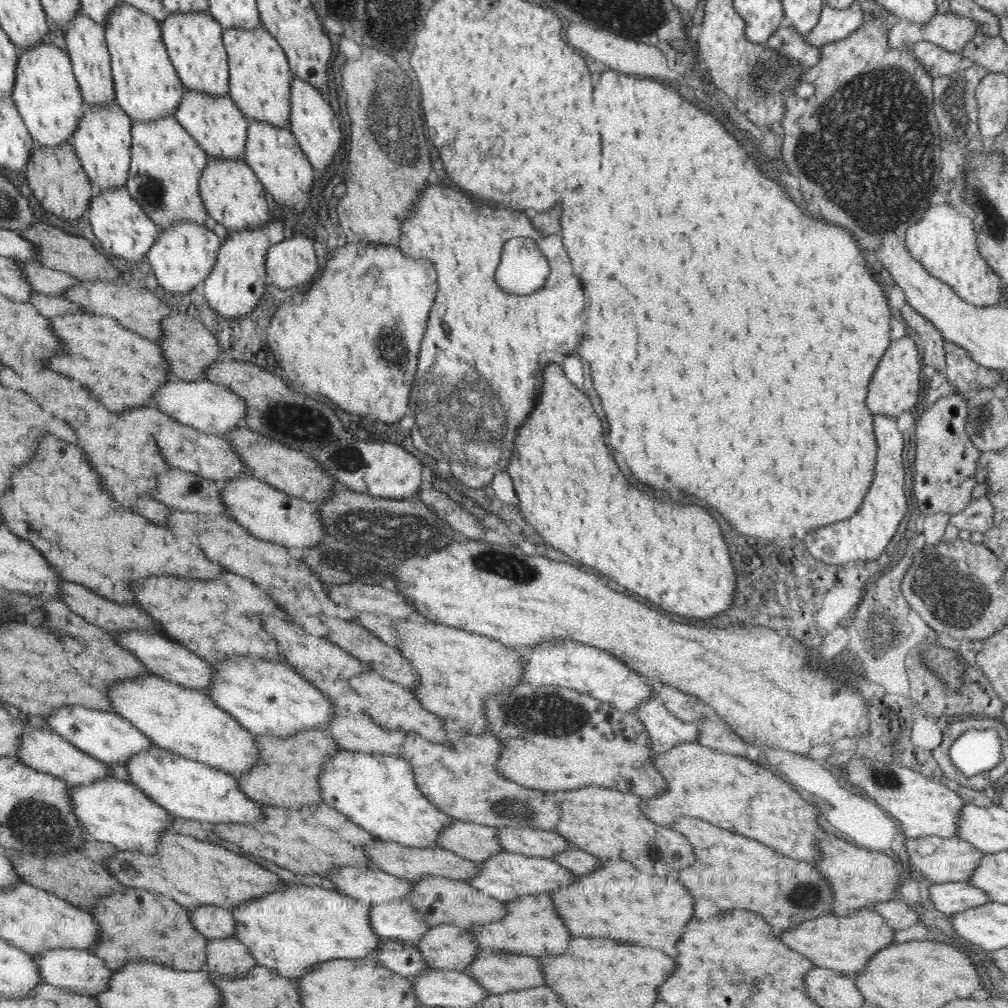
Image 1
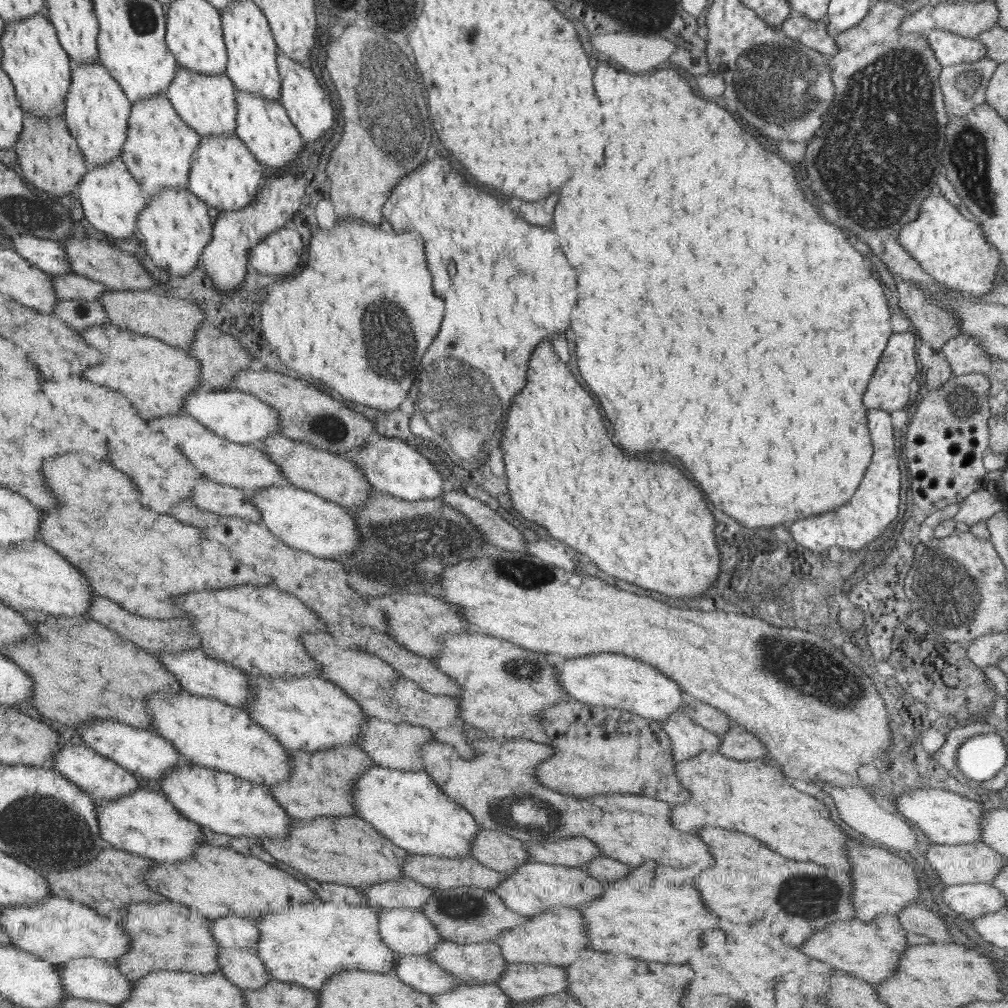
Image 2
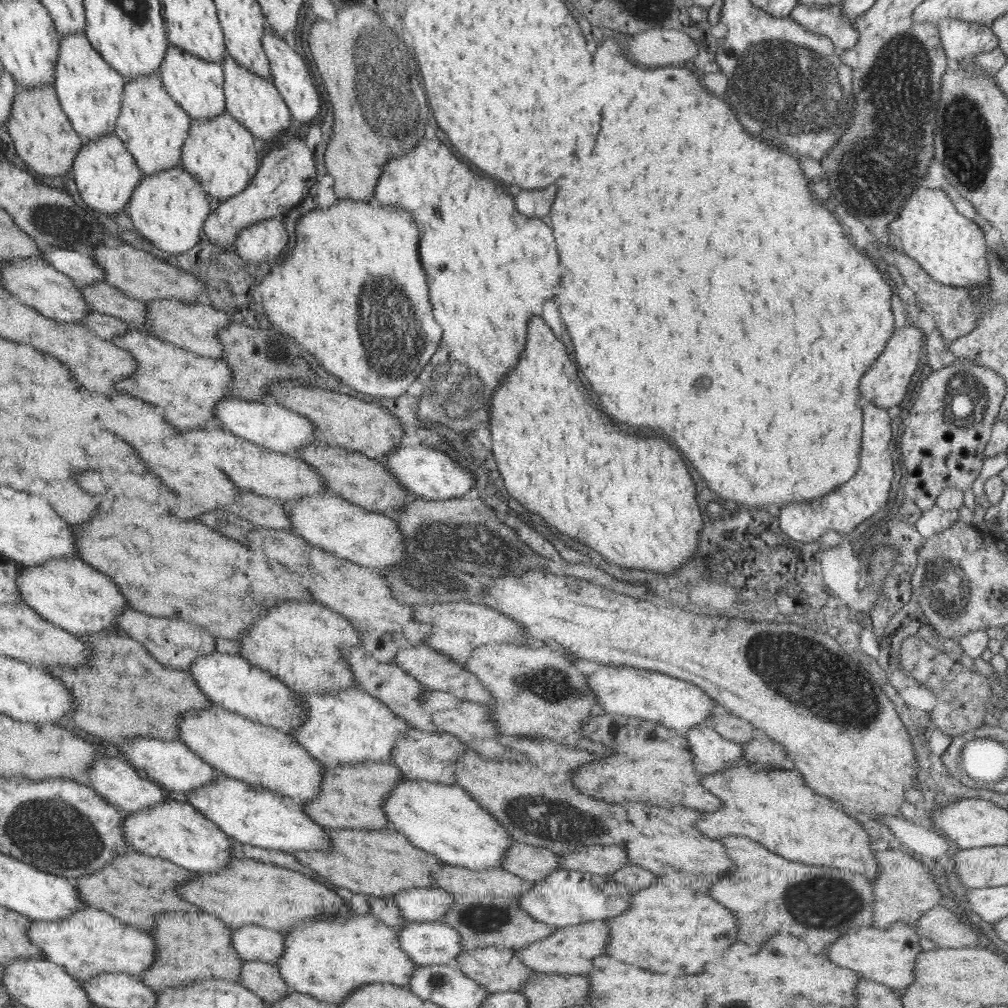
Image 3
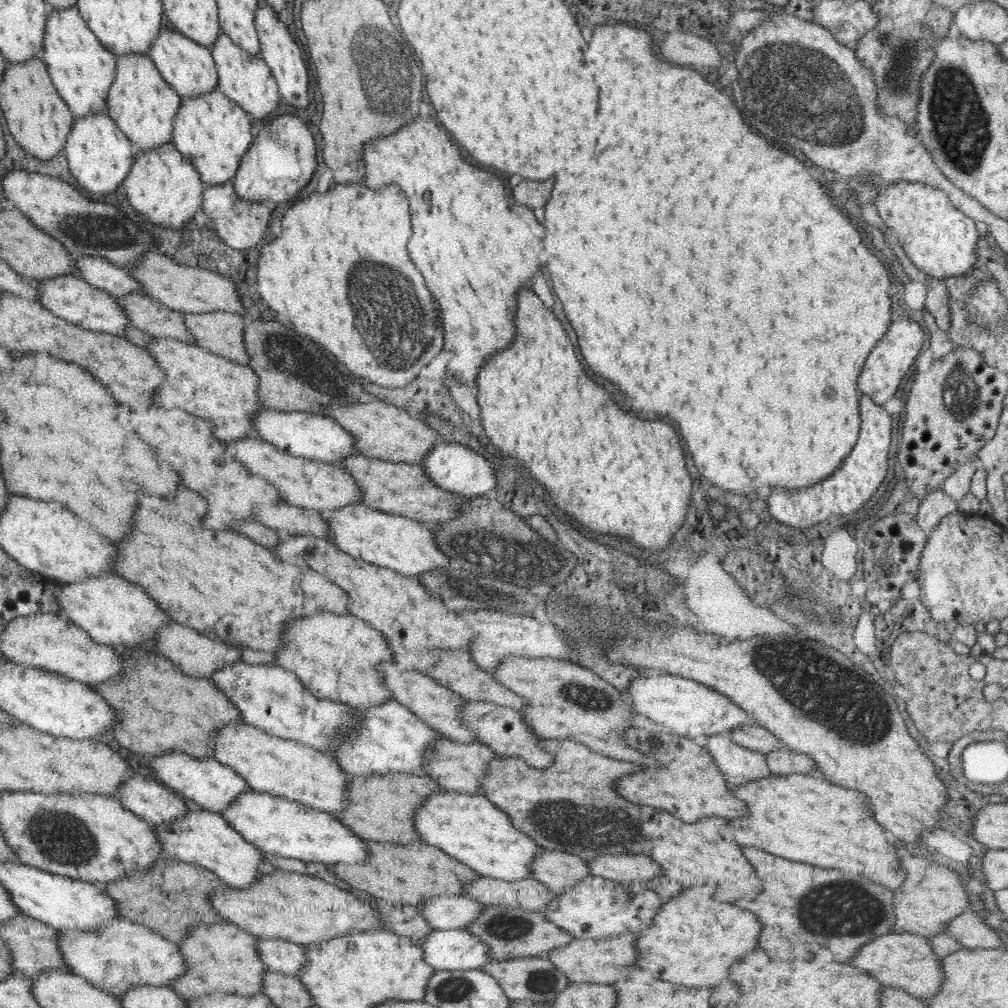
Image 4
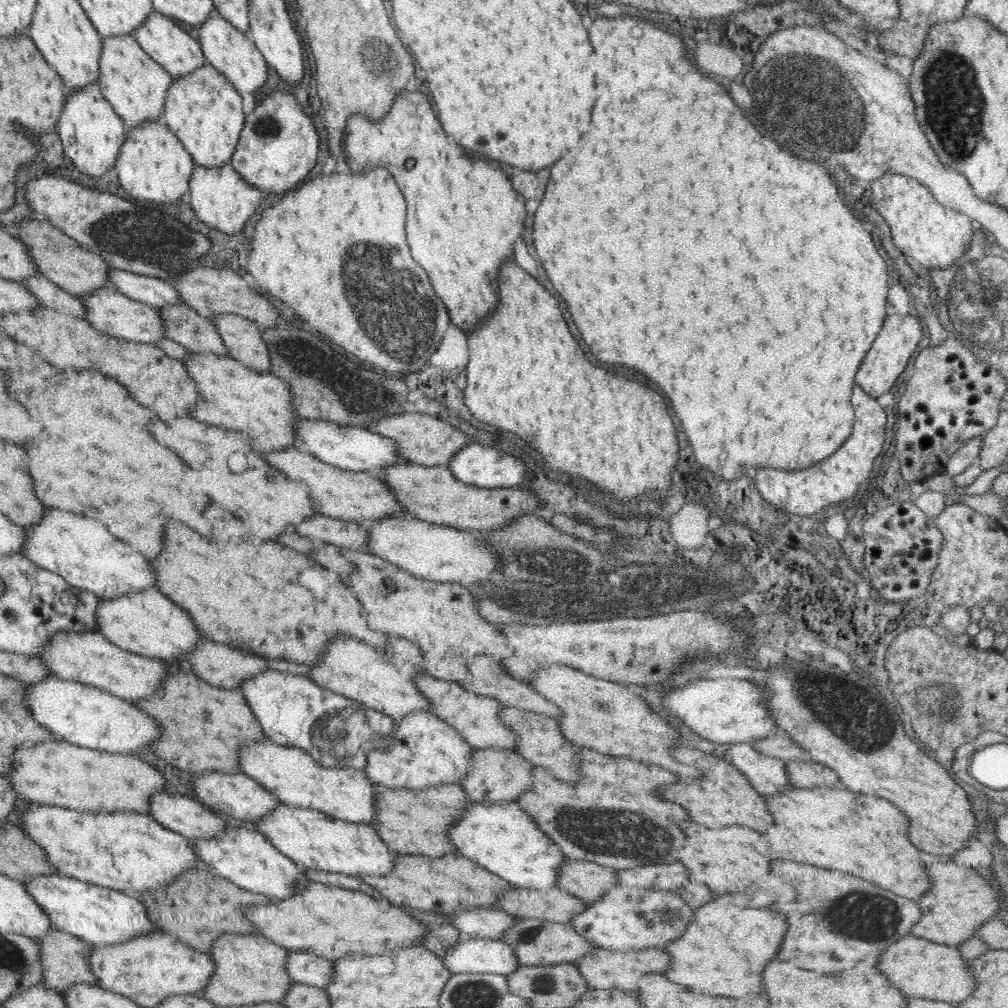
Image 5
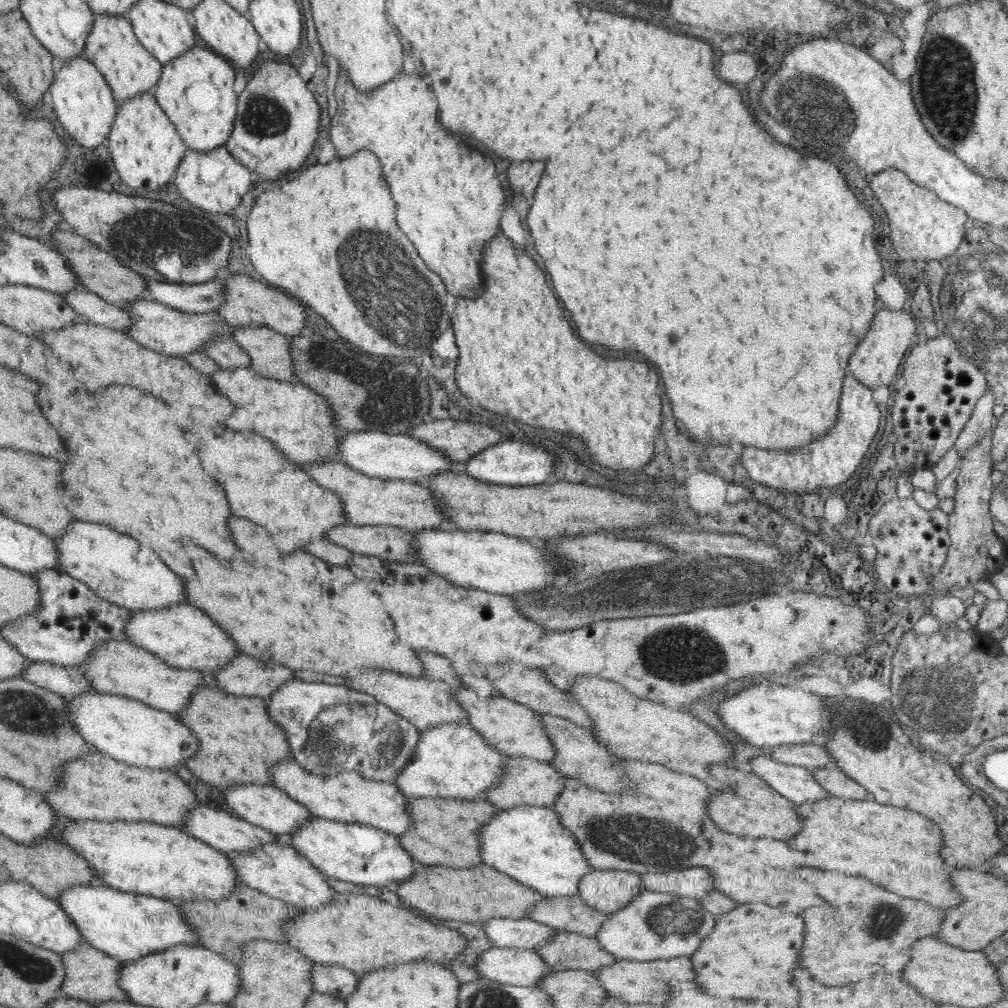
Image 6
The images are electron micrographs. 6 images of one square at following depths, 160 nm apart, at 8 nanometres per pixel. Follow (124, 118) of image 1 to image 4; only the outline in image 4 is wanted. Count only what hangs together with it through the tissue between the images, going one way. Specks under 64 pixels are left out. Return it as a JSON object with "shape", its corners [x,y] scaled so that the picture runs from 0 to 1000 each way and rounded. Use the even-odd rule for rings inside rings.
{"shape":[[[76,5],[49,14],[42,59],[48,64],[58,93],[73,110],[73,117],[107,111],[107,91],[116,77],[116,57],[89,30]]]}

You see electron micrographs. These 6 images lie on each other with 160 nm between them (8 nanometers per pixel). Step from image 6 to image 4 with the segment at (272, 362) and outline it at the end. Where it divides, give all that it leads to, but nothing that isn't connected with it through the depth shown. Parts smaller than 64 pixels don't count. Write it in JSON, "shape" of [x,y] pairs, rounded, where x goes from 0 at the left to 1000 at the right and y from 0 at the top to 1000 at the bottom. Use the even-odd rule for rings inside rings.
{"shape":[[[204,310],[198,312],[184,311],[184,320],[192,337],[188,338],[198,344],[206,346],[209,350],[222,355],[246,362],[249,356],[243,342],[242,316],[239,312],[228,310]]]}

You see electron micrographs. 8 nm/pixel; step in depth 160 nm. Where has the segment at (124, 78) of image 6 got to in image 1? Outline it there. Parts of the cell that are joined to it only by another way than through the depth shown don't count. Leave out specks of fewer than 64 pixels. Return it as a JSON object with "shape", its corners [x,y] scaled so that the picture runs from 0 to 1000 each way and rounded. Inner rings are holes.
{"shape":[[[174,114],[154,120],[131,120],[131,157],[125,186],[160,228],[177,219],[202,222],[206,209],[198,191],[198,177],[206,165],[206,153],[176,120]]]}

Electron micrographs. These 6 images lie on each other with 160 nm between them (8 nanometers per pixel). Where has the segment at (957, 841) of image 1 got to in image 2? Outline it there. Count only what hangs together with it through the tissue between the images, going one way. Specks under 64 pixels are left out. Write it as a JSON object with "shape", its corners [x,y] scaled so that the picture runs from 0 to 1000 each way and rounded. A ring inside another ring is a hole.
{"shape":[[[972,834],[962,837],[933,838],[925,836],[919,851],[928,863],[929,873],[940,880],[956,877],[984,876],[988,868],[999,858],[999,851]]]}

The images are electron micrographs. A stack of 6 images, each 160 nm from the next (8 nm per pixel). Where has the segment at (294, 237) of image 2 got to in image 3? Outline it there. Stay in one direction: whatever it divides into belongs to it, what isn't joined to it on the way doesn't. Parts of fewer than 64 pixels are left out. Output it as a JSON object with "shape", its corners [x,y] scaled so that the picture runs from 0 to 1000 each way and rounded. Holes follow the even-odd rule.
{"shape":[[[268,217],[247,224],[235,232],[232,249],[242,258],[258,262],[266,258],[274,258],[286,242],[286,232],[280,220]]]}

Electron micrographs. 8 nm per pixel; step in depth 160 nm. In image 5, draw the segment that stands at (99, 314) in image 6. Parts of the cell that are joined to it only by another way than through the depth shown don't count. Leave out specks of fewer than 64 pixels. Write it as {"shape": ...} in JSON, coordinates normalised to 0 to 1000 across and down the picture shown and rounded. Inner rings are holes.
{"shape":[[[35,273],[20,281],[31,288],[31,291],[41,301],[42,306],[69,312],[73,315],[83,316],[86,313],[86,306],[81,300],[81,296],[77,296],[62,285],[55,283],[49,276]]]}

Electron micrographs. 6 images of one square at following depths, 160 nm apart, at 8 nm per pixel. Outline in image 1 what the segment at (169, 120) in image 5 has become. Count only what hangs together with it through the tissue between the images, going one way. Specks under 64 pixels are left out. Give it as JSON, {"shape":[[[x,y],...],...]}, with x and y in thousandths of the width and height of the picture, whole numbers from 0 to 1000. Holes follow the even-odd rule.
{"shape":[[[206,155],[206,165],[199,173],[198,191],[208,216],[226,229],[241,229],[263,223],[270,216],[270,206],[264,198],[263,185],[243,159]]]}

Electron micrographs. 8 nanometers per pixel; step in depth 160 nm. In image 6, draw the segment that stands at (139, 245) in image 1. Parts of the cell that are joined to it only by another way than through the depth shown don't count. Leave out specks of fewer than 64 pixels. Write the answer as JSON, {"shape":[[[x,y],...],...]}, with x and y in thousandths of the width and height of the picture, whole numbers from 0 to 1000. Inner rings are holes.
{"shape":[[[79,55],[72,60],[60,62],[58,75],[49,85],[47,97],[63,129],[79,145],[93,149],[99,143],[106,142],[107,133],[115,119],[117,101],[107,79],[91,61]]]}

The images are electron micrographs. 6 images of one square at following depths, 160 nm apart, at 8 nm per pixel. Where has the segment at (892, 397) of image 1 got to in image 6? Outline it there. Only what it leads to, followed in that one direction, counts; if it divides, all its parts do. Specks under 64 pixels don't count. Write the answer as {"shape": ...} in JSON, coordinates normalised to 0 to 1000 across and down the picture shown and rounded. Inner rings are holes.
{"shape":[[[871,306],[871,310],[868,310],[868,314],[863,320],[861,329],[857,335],[851,338],[847,351],[843,354],[843,359],[841,360],[843,369],[841,370],[851,379],[865,387],[872,383],[877,383],[877,381],[882,382],[887,373],[891,371],[893,359],[895,359],[899,347],[905,341],[907,329],[911,328],[907,320],[907,313],[901,307],[886,309],[881,306],[877,308]]]}

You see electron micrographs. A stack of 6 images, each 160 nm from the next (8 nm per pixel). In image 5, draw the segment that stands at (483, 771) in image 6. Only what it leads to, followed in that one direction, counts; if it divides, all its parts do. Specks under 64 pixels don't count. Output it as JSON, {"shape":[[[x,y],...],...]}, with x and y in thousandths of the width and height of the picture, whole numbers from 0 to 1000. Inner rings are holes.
{"shape":[[[429,705],[411,706],[393,715],[392,730],[383,743],[364,748],[360,766],[373,780],[384,782],[454,779],[468,762],[469,743],[441,713]]]}

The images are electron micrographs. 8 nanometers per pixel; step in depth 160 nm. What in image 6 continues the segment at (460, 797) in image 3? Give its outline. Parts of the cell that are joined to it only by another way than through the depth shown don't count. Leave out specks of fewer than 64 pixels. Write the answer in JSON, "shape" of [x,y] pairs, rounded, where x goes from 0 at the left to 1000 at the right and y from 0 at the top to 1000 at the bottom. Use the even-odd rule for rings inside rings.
{"shape":[[[511,800],[498,803],[475,821],[478,857],[508,869],[532,885],[552,889],[572,889],[576,871],[588,864],[574,835],[557,818],[555,808],[546,801]]]}

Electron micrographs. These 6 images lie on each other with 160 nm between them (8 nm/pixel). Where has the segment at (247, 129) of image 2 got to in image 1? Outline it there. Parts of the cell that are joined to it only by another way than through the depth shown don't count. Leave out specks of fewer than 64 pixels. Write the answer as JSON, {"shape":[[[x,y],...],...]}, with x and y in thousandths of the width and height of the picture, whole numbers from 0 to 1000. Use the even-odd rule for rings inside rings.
{"shape":[[[252,118],[246,120],[246,139],[242,159],[251,166],[255,176],[263,182],[263,188],[268,189],[269,194],[278,204],[288,206],[292,210],[300,210],[306,204],[307,190],[315,171],[312,169],[288,127],[273,126]]]}

